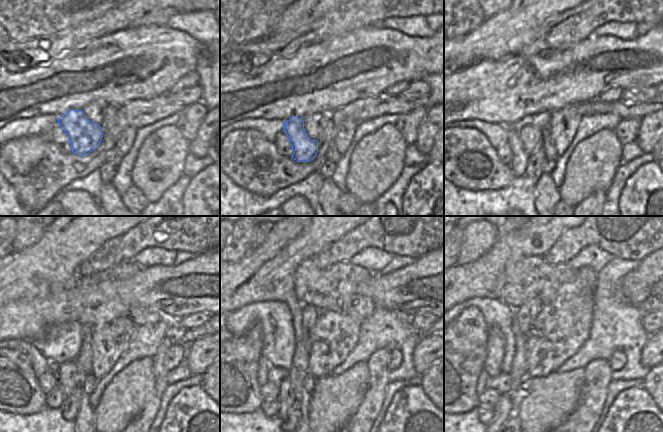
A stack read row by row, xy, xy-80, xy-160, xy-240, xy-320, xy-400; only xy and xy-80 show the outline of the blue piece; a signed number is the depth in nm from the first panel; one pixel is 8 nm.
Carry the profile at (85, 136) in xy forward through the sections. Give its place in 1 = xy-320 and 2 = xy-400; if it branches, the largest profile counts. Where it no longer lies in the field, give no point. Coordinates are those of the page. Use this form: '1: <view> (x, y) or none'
1: xy-320 (270, 409)
2: xy-400 (485, 415)

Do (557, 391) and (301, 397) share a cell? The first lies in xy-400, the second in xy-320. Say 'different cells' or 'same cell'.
different cells

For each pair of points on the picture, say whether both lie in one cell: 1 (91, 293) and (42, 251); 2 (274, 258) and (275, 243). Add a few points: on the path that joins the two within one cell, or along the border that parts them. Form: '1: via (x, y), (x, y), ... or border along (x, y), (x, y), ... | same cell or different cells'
1: border along (78, 278), (78, 283), (74, 287), (57, 293) | different cells
2: via (275, 254), (275, 247) | same cell

